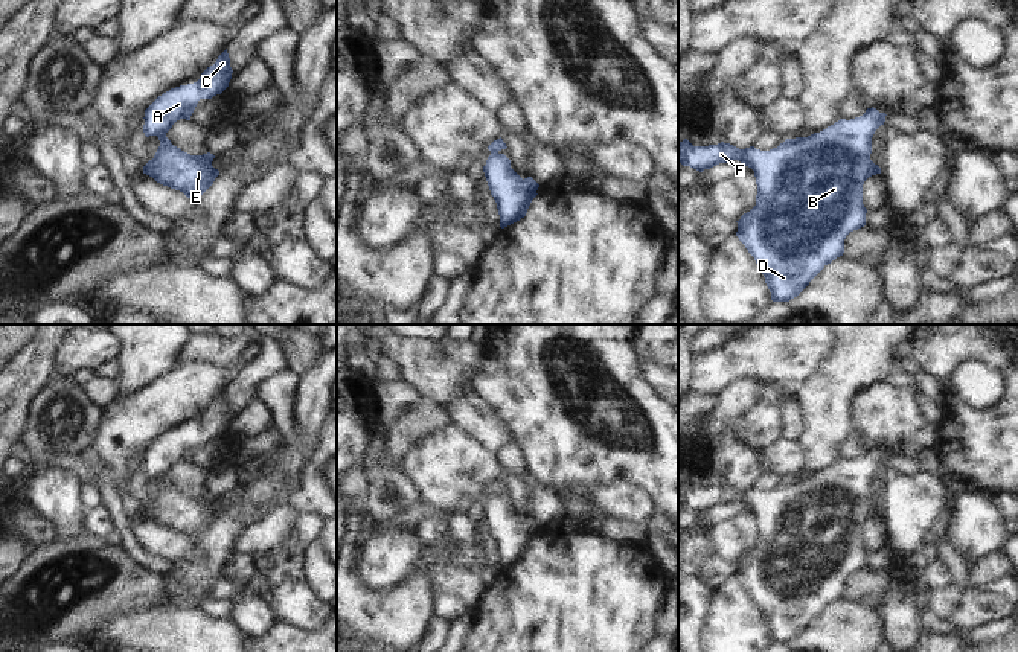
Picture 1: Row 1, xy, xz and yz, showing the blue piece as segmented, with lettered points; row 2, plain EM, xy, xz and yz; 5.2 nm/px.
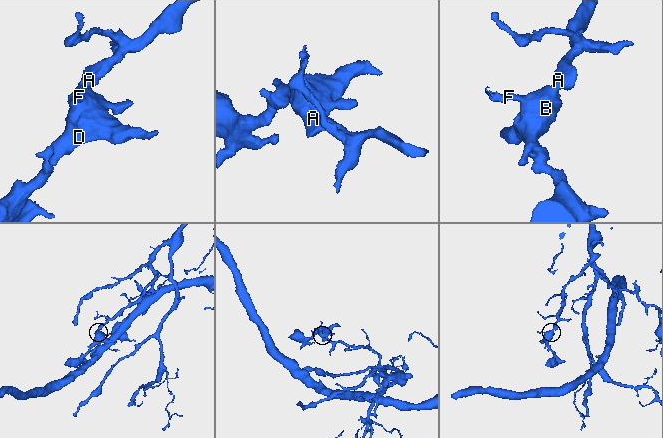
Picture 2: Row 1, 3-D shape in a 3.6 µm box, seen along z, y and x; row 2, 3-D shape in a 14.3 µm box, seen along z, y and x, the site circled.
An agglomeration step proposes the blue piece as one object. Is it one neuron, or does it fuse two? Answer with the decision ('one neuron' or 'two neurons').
one neuron

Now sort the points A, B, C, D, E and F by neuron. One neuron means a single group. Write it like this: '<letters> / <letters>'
A B C D E F

